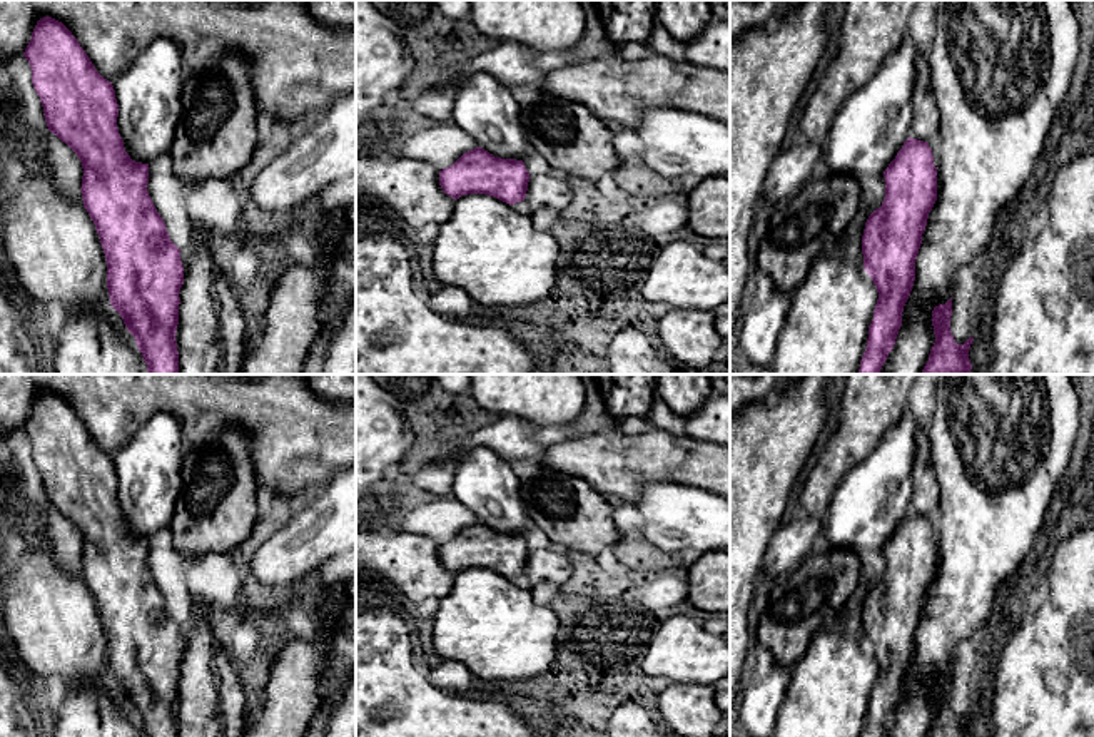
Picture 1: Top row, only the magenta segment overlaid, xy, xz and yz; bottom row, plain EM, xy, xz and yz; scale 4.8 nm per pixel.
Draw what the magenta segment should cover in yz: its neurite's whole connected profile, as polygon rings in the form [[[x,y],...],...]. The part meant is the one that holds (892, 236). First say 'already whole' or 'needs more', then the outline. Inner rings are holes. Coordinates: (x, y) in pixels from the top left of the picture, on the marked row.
already whole; [[[909,137],[884,170],[885,197],[864,229],[864,269],[879,299],[857,374],[879,374],[894,349],[929,212],[937,201],[937,167],[929,142]]]

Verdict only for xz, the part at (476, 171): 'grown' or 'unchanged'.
unchanged

